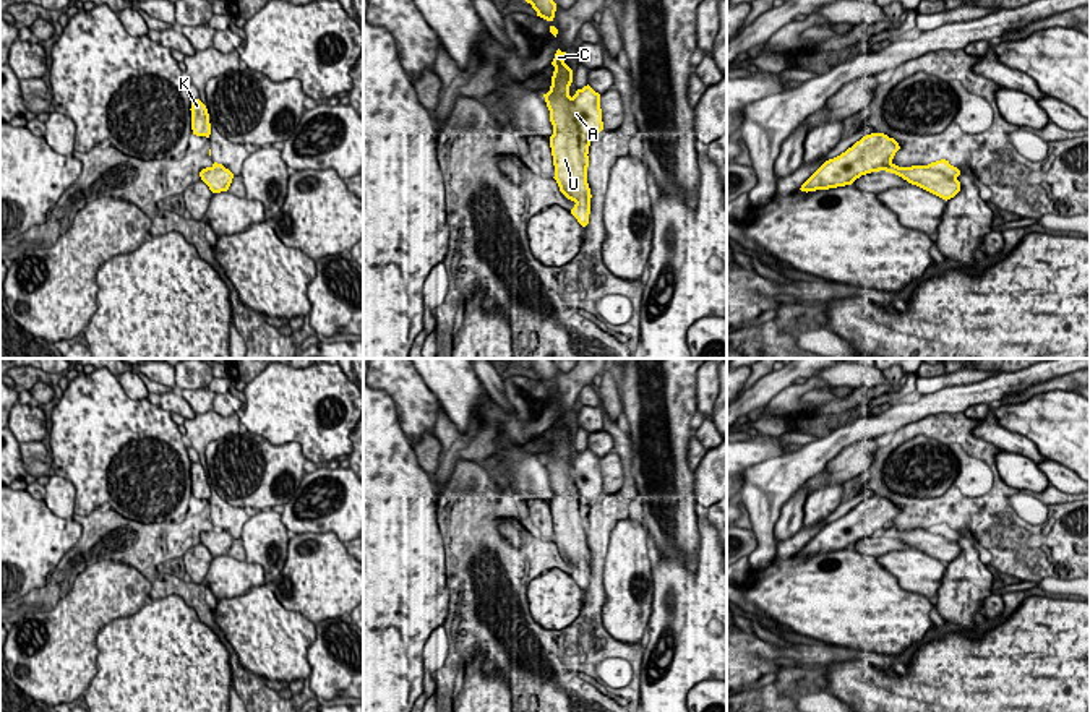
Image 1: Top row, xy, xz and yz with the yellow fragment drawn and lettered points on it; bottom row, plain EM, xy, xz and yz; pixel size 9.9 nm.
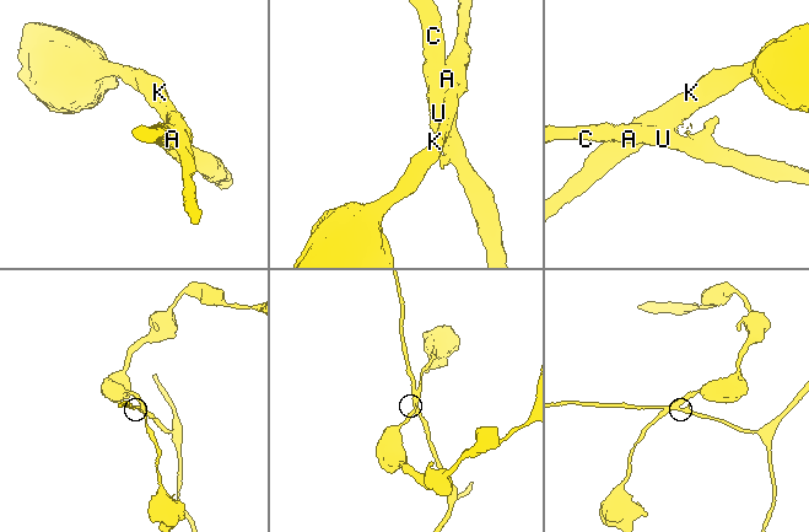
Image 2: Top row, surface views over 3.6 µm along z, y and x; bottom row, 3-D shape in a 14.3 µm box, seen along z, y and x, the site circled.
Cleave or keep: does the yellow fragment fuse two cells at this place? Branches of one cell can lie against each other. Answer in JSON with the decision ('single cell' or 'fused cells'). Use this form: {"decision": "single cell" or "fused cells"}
{"decision": "fused cells"}

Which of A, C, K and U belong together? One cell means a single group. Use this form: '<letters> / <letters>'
A K / C U

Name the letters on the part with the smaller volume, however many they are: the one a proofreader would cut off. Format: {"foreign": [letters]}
{"foreign": ["C", "U"]}

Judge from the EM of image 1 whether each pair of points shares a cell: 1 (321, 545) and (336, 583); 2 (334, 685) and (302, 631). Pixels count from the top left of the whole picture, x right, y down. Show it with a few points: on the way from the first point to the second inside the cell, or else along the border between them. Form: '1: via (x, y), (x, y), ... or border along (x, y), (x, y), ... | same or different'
1: via (321, 555), (321, 568), (326, 573) | same
2: border along (315, 625), (315, 641), (307, 656), (307, 678) | different

